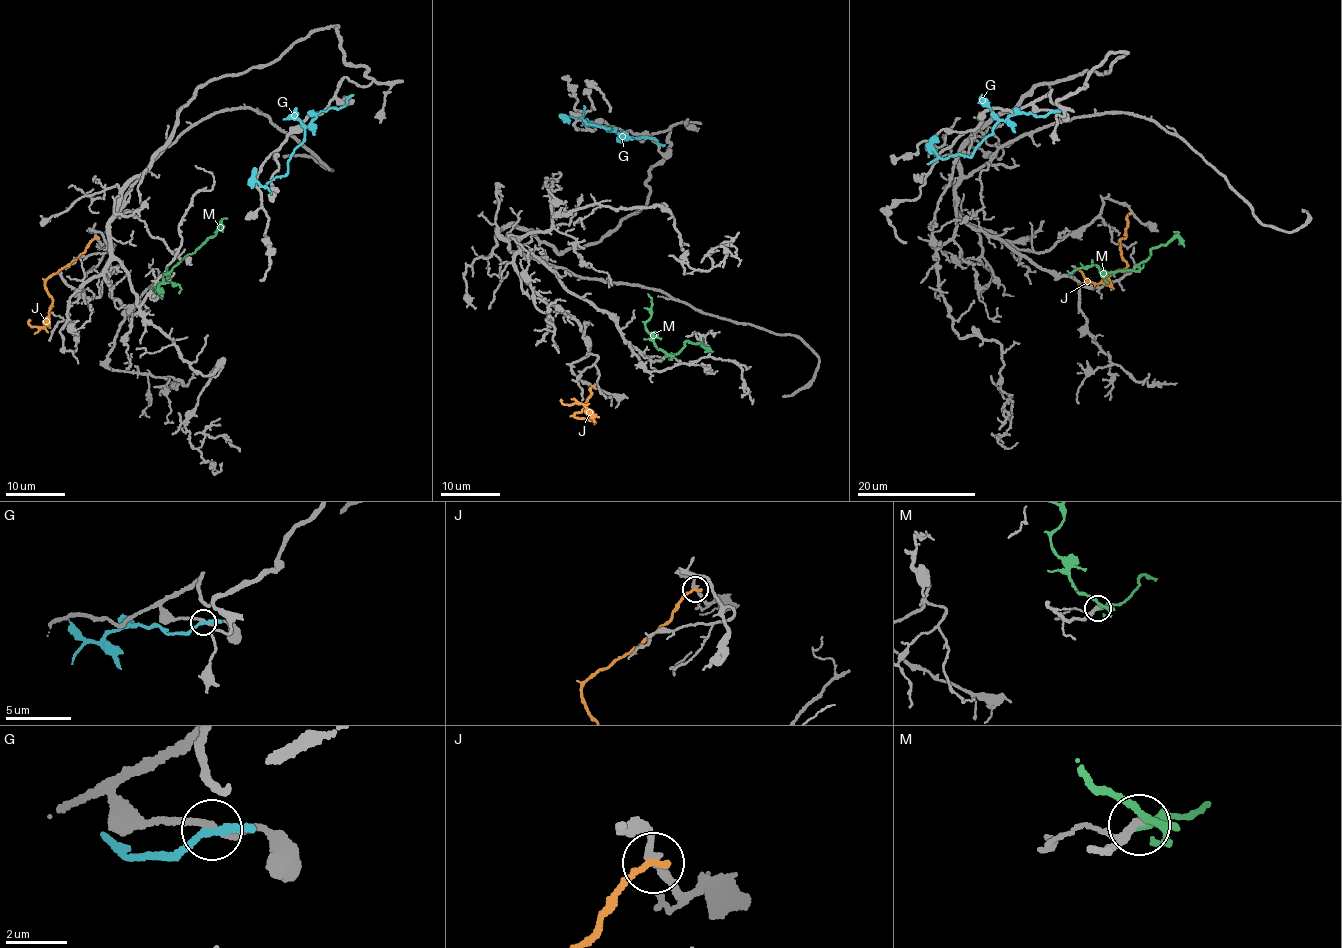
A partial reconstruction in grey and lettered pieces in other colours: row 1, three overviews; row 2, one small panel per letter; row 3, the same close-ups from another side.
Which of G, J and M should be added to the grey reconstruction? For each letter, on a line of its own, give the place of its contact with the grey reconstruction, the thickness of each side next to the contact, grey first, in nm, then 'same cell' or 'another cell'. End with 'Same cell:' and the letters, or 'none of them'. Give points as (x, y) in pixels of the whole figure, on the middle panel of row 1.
G: contact (657, 143); calibres 220 and 200 nm; another cell
J: contact (594, 386); calibres 220 and 240 nm; another cell
M: contact (666, 356); calibres 180 and 280 nm; same cell
Same cell: M

